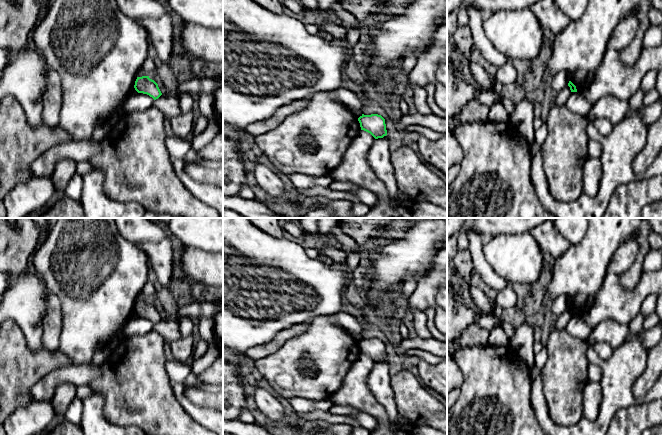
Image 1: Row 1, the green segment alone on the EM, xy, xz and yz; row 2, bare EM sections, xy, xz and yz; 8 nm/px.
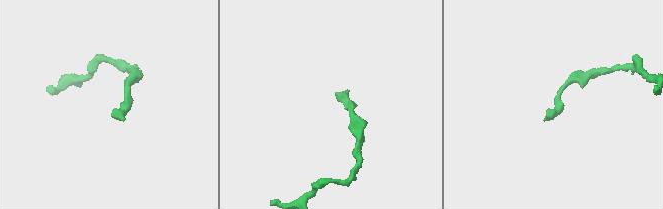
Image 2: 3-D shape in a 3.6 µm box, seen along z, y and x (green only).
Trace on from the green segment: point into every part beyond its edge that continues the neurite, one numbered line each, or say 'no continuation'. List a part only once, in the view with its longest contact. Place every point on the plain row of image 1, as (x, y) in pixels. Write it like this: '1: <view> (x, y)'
no continuation

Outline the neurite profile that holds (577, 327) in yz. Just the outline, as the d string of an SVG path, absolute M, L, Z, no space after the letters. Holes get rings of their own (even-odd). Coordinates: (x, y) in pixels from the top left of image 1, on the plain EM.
M572 316L566 329L568 334L582 340L588 340L592 327L590 327L581 317Z

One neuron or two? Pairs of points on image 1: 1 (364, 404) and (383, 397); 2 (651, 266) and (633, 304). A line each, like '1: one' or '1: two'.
1: two
2: two

